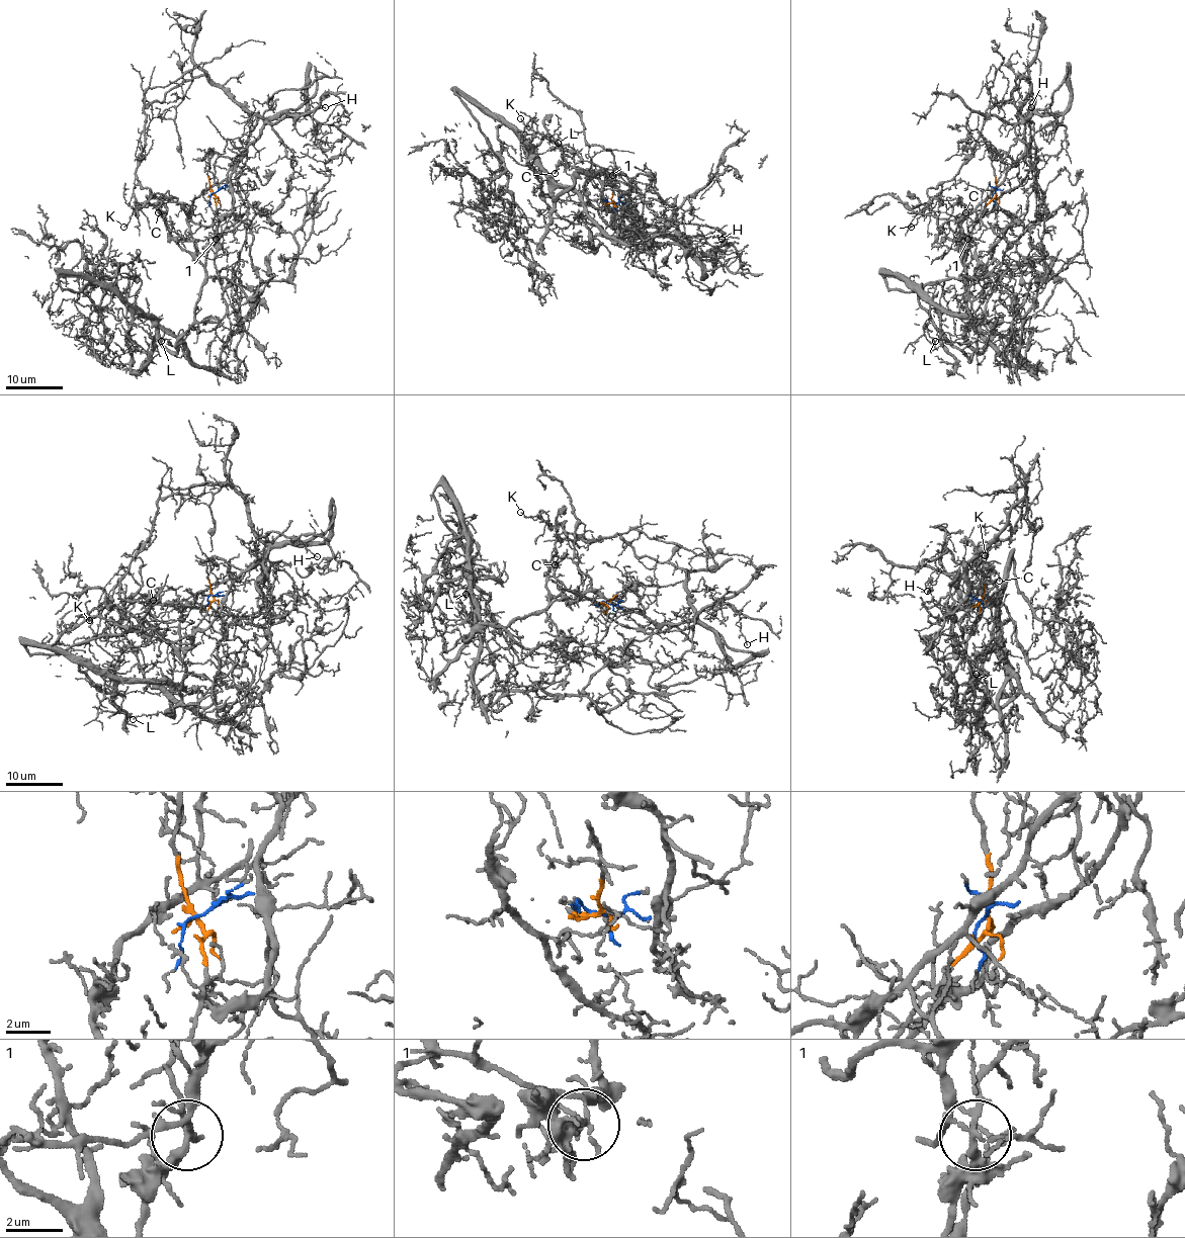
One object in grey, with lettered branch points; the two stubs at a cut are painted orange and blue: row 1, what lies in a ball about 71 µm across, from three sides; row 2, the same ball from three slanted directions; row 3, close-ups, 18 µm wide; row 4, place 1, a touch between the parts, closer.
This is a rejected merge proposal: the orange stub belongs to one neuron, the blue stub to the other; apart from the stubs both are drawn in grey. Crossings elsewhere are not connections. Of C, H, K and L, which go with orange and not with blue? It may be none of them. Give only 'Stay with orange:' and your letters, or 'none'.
Stay with orange: C, L

